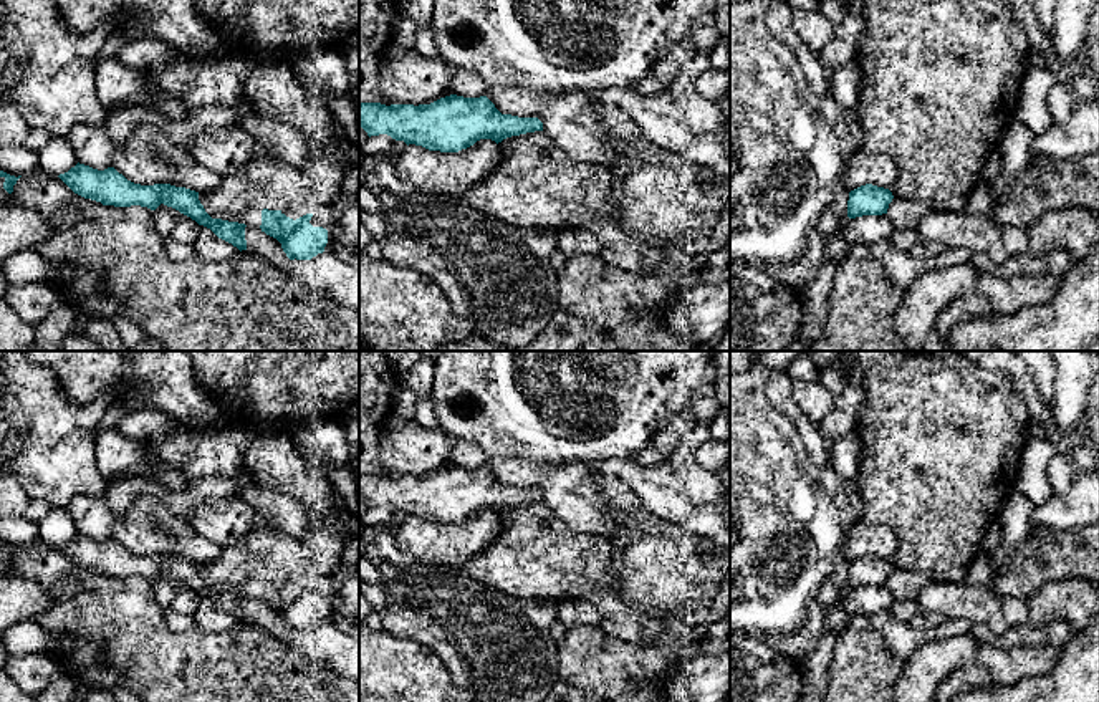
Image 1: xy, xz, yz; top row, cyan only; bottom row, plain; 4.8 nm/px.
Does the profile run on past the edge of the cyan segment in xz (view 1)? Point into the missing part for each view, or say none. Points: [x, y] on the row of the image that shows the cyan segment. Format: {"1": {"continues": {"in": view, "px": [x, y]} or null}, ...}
{"1": {"continues": null}}

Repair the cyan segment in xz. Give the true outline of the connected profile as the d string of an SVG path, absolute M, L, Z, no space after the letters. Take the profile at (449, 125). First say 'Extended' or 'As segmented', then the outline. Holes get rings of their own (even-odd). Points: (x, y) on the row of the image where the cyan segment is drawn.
As segmented. M450 94L430 104L359 103L359 127L367 136L387 134L407 146L458 152L480 139L497 144L506 137L543 131L538 118L502 114L487 98Z

